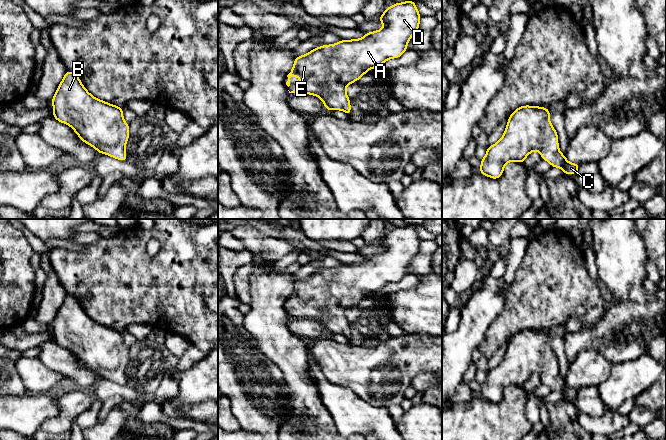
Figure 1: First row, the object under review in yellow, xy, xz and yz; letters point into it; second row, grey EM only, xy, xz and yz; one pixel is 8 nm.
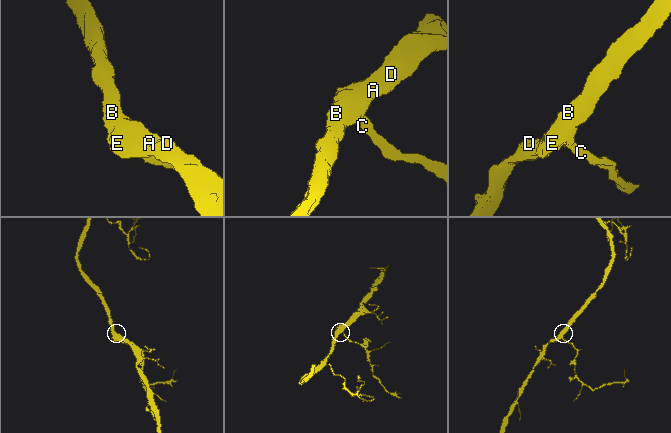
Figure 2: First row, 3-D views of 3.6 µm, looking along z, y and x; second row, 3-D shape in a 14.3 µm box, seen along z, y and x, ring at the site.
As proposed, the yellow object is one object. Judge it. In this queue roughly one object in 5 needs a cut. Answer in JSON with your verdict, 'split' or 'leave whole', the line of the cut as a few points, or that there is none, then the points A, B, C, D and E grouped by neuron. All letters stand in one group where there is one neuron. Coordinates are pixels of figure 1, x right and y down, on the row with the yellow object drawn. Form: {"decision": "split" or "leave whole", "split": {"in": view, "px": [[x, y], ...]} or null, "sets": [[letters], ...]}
{"decision": "leave whole", "split": null, "sets": [["A", "B", "C", "D", "E"]]}

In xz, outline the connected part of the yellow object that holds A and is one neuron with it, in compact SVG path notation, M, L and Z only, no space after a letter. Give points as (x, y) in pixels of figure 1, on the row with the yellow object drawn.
M407 0L404 3L395 3L393 6L386 8L378 21L382 22L384 27L381 30L369 32L362 39L342 40L331 45L322 45L315 48L303 56L298 56L294 60L291 72L287 75L286 85L290 86L290 78L296 75L300 80L300 86L305 89L304 92L299 90L289 91L298 95L311 94L319 97L326 110L342 110L348 116L351 114L350 99L346 94L346 86L360 79L369 69L374 69L392 58L399 58L406 50L407 44L412 35L419 29L421 15L419 14L414 1Z

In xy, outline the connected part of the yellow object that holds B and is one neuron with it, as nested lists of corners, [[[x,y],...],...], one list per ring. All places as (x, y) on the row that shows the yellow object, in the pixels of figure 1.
[[[66,71],[51,100],[53,117],[61,123],[68,124],[86,144],[98,153],[126,161],[125,145],[129,138],[129,124],[123,119],[122,108],[109,104],[92,96],[83,86],[77,74]]]

